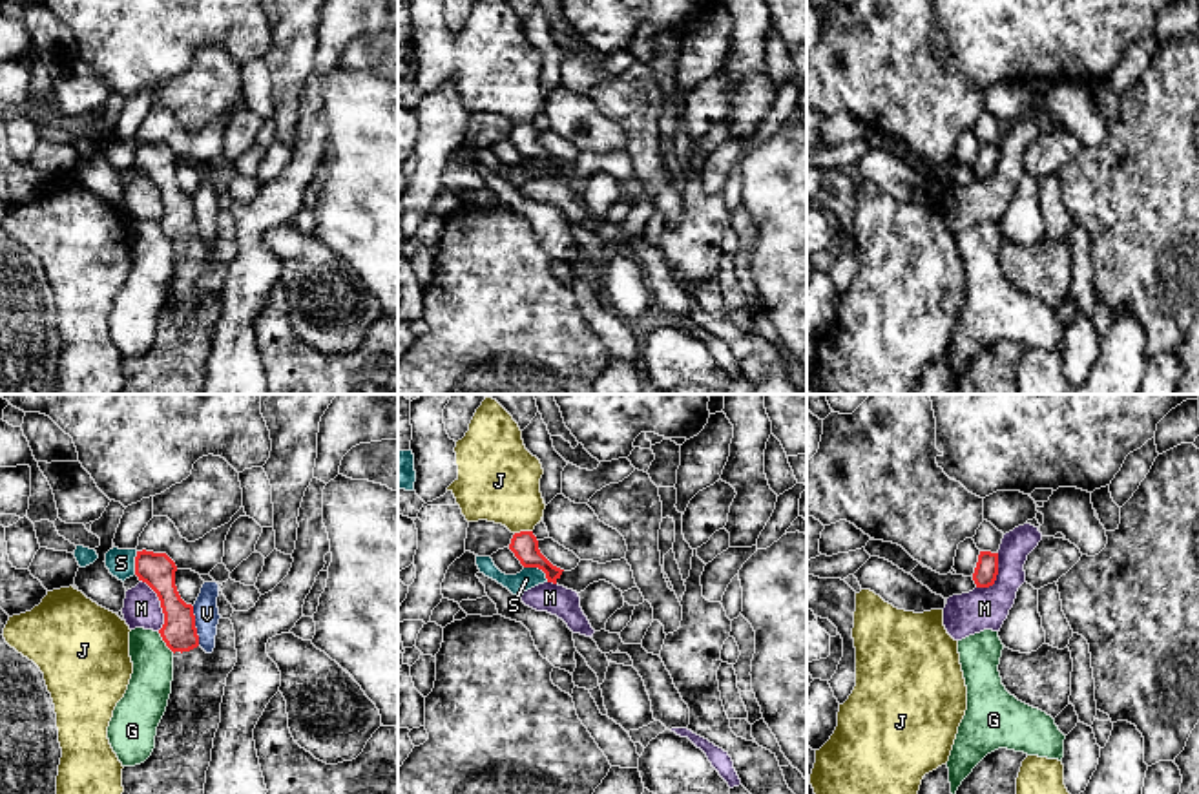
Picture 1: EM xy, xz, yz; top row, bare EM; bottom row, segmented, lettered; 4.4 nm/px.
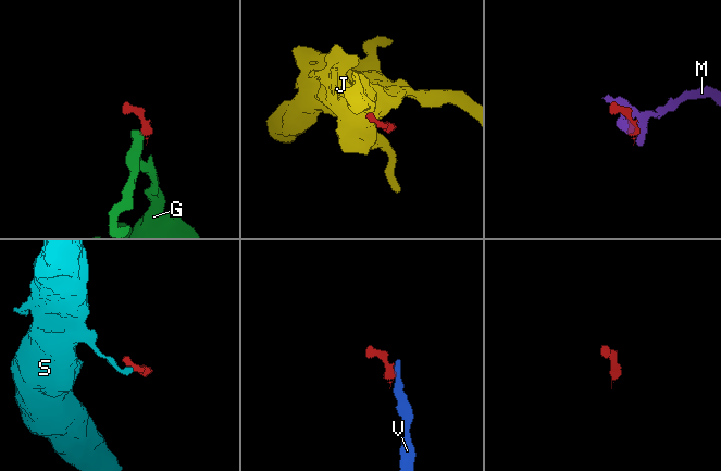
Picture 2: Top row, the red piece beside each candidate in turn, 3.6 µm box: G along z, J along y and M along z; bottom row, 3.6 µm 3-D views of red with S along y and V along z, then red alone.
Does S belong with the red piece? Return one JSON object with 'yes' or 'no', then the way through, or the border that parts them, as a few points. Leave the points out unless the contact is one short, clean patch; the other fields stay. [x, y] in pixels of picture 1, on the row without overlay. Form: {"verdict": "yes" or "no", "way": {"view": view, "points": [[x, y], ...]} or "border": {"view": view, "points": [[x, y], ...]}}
{"verdict": "no", "border": {"view": "xz", "points": [[524, 157], [535, 157], [548, 172]]}}

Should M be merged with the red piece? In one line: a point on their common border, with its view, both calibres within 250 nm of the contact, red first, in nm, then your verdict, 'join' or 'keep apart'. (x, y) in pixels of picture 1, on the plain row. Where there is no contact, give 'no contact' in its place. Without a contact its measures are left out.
contact xy (161, 196); calibres 160 and 160 nm; keep apart

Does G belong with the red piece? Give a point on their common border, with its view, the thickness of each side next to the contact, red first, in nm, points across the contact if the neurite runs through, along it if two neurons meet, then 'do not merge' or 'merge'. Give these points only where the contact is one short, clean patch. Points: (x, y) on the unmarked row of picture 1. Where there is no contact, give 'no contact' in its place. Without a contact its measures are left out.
xy (165, 232) | 150/190 nm | along xy (157, 223), (174, 243) | do not merge

